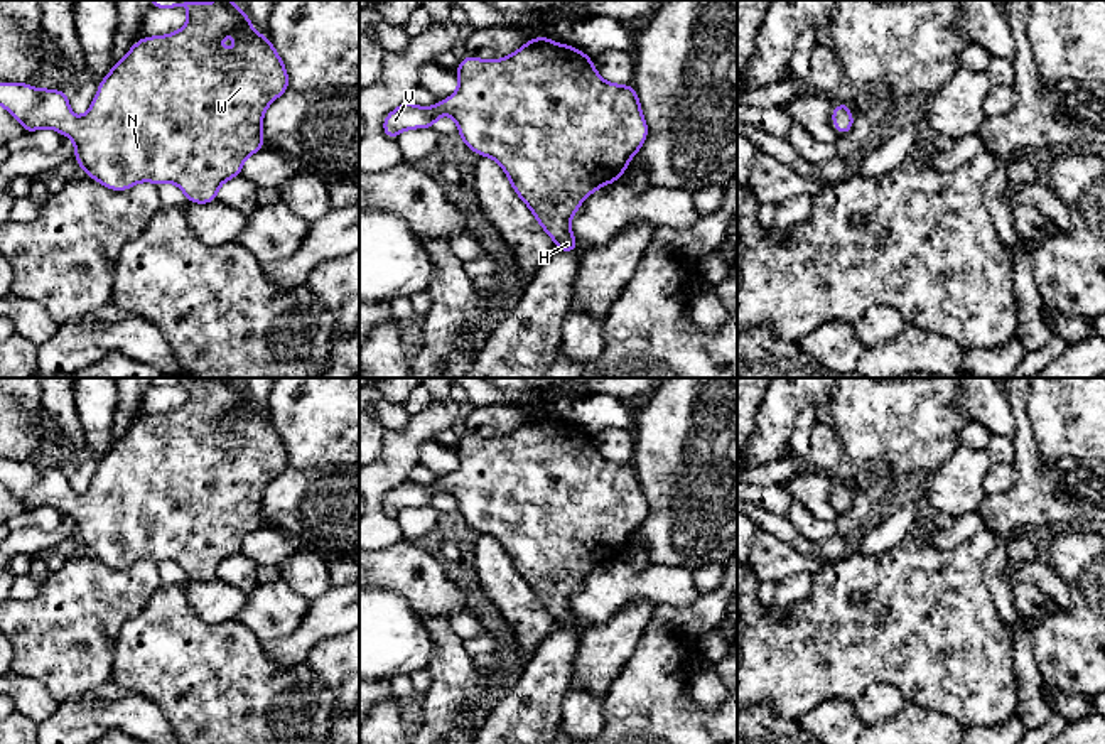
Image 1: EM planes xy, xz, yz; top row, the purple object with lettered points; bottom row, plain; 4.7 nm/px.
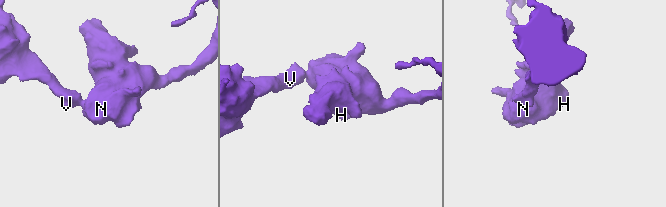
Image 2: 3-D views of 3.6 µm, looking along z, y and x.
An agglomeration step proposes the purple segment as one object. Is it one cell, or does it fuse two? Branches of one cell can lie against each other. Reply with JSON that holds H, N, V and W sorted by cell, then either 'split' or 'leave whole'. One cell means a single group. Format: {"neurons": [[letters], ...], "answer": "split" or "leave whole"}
{"neurons": [["H", "N", "V", "W"]], "answer": "leave whole"}

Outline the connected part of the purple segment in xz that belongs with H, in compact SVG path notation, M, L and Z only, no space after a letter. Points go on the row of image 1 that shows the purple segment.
M543 35L499 61L466 56L455 73L459 89L452 96L430 108L410 101L400 105L383 120L383 133L395 140L408 128L434 128L437 118L449 113L457 121L464 143L503 167L518 197L558 250L579 250L570 218L589 194L621 179L648 137L633 84L604 81L587 54Z

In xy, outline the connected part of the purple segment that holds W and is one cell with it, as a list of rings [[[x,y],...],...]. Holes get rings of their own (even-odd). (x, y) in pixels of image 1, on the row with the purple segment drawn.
[[[150,0],[150,3],[154,8],[174,8],[182,3],[189,20],[179,32],[142,37],[130,47],[100,83],[84,116],[73,116],[67,93],[39,89],[25,83],[0,83],[0,106],[19,120],[25,133],[49,127],[61,135],[69,135],[76,147],[74,157],[84,174],[111,191],[127,191],[142,181],[174,182],[184,191],[187,201],[214,202],[219,186],[240,175],[245,159],[265,147],[261,120],[268,105],[290,88],[287,69],[270,39],[260,35],[245,10],[229,0],[214,3]],[[228,32],[234,34],[236,44],[231,52],[223,52],[219,42]]]

